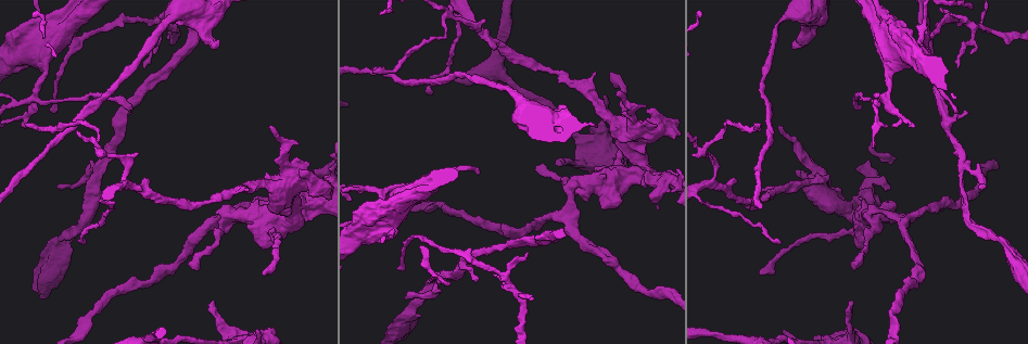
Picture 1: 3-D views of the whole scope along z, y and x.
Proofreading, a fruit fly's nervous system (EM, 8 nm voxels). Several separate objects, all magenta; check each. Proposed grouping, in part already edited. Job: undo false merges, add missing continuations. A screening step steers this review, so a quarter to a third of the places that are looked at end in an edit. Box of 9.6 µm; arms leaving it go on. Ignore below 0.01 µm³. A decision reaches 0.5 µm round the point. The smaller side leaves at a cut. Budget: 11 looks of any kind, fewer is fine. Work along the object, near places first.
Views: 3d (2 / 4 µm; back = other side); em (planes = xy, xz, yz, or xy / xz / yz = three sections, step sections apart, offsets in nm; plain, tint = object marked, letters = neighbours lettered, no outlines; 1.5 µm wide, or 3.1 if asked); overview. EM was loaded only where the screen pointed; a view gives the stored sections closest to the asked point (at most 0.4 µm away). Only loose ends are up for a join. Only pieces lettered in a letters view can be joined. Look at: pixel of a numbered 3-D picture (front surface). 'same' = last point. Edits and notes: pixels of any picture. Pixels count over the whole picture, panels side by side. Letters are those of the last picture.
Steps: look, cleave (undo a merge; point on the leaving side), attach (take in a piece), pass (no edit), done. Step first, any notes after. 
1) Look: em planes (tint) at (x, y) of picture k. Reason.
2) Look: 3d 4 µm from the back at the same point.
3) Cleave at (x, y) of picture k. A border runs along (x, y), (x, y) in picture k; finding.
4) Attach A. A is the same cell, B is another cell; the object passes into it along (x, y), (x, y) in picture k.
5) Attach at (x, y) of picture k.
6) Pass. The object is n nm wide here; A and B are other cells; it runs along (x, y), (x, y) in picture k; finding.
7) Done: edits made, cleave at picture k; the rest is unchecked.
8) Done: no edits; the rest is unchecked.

Look: em 3.1 µm xz step 16 (tint) at (563, 106) of picture 1. Stops while still wide.

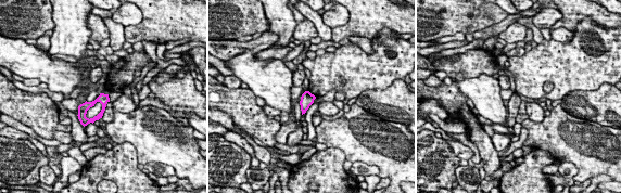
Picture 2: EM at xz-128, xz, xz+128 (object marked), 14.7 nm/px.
Look: em 3.1 µm planes (letters) at the same point.

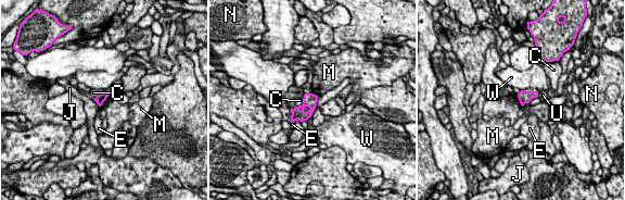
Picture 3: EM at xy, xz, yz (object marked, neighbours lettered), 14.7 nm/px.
Pass. C, E, J, M, N, U and W are other cells; no lettered piece goes on from it.

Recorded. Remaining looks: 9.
Look: 3d 2 µm at (476, 278) of picture 1. Free end.

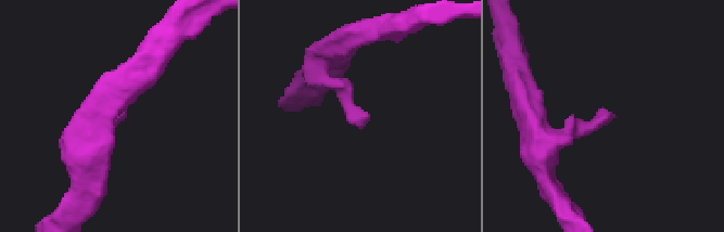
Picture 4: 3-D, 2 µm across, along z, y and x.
Look: em xy step 8 (letters) at (366, 120) of picture 4. Shape alone is not enough.

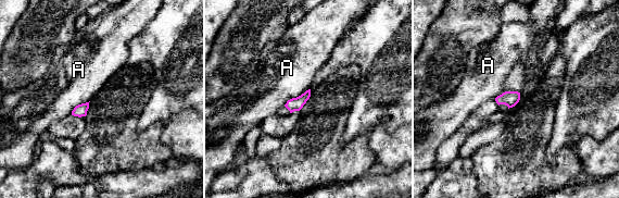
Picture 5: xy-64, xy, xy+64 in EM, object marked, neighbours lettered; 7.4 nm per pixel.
Pass. The longest contact is with A, 240 nm; A is another cell; none of them fits.

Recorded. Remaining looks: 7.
Look: 3d 4 µm from the back at (971, 22) of picture 1. Arms part here.

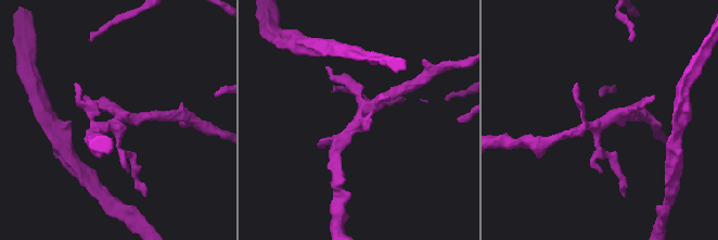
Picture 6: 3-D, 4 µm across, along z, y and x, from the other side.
Look: em yz step 4 (tint) at (359, 117) of picture 6.

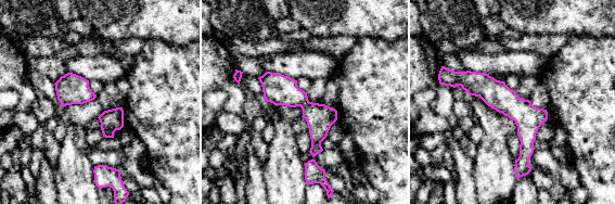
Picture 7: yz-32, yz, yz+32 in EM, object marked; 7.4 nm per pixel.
Look: em planes (letters) at the same point.

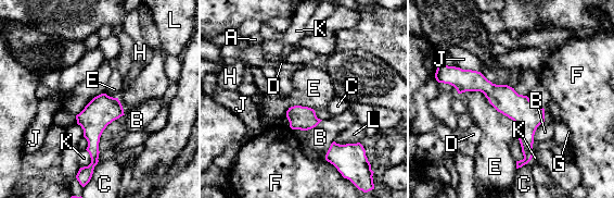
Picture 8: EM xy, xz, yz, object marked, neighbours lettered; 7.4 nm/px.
Pass. A, B, C, D, E, F, G, H, J, K and L are other cells; it runs along (451, 79), (481, 83), (526, 123), (524, 161) in picture 8; all the same neuron.

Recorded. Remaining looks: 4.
Look: em planes (letters) at (198, 269) of picture 1. Branch stops here.

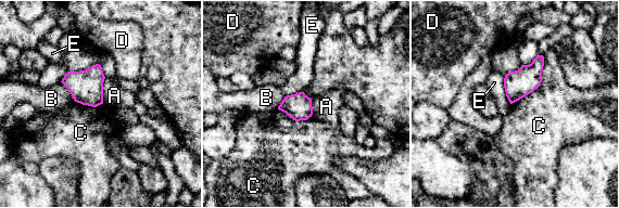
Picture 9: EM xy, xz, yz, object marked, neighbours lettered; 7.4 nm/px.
Pass. A, B, C, D and E are other cells; a border runs along (544, 56), (541, 83), (510, 104) in picture 9; no lettered piece goes on from it.

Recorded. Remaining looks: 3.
Done: no edits; the rest is unchecked.

